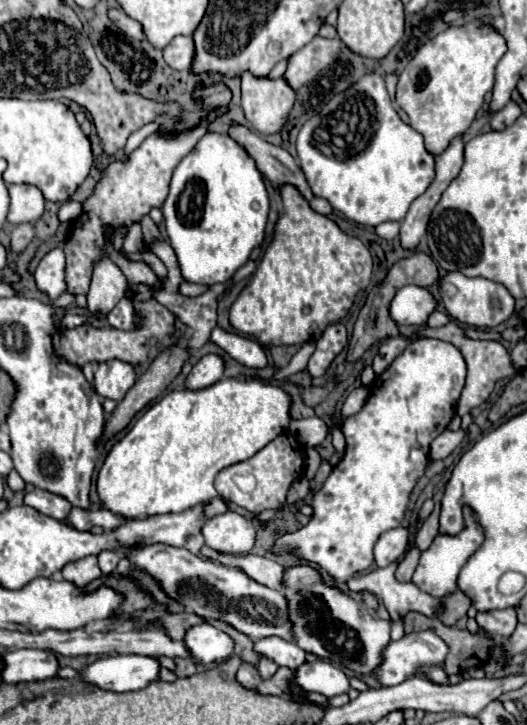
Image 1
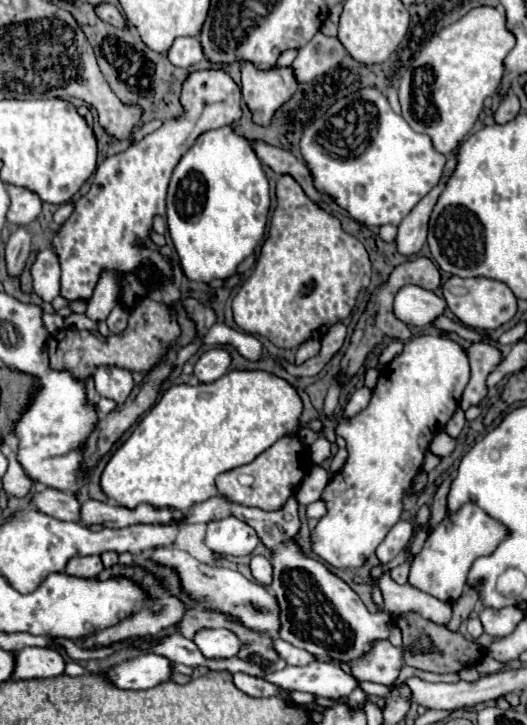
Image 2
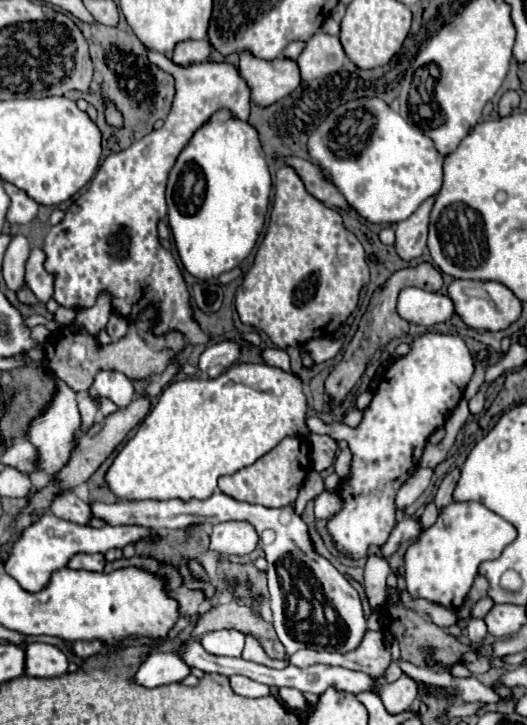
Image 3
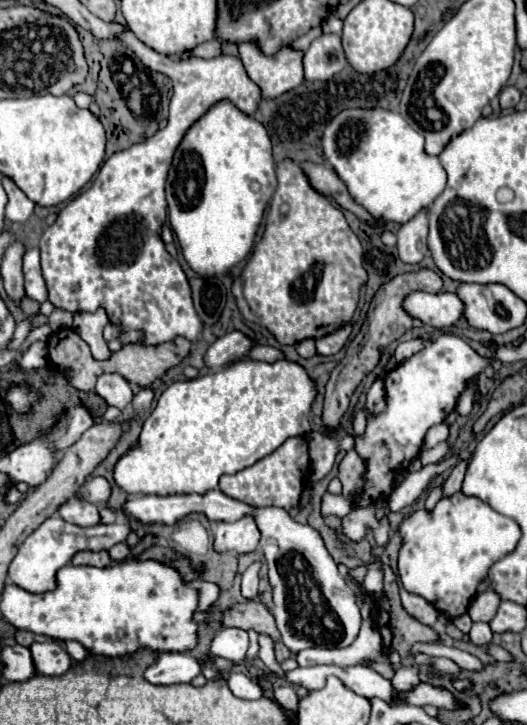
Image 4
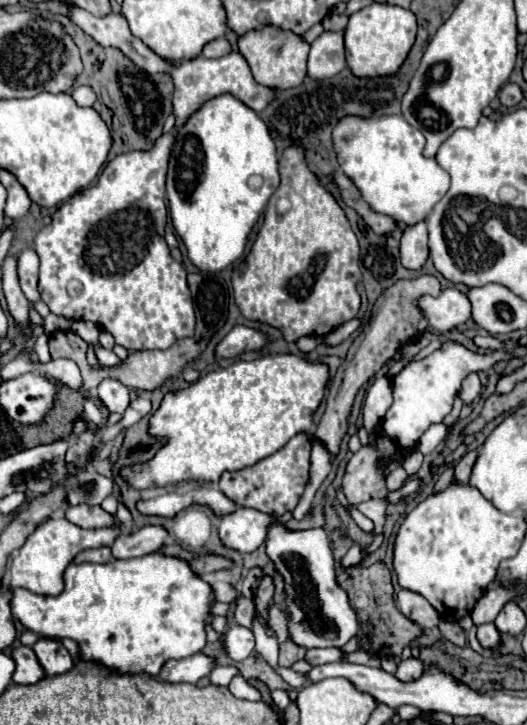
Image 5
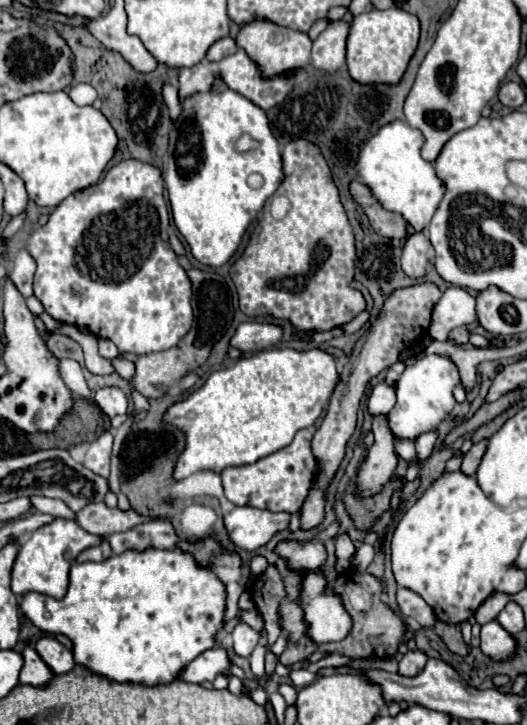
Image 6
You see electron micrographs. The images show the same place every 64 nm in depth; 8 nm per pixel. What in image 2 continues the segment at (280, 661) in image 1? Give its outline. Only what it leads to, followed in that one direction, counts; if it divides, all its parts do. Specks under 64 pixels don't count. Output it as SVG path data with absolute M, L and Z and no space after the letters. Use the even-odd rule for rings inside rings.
M272 636L272 648L276 650L278 658L282 658L290 666L304 666L304 664L308 664L308 662L314 660L312 654L304 652L302 648L296 648L296 646L288 644L286 640L280 640L278 636Z

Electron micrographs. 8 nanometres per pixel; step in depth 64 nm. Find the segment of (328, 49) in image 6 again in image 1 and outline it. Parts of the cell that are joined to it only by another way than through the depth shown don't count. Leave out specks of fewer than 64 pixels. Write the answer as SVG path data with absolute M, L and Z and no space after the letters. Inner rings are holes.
M316 36L310 44L300 48L300 52L288 58L284 80L292 90L298 90L304 84L312 82L316 74L328 64L332 64L338 56L340 56L340 42L336 38L328 40Z

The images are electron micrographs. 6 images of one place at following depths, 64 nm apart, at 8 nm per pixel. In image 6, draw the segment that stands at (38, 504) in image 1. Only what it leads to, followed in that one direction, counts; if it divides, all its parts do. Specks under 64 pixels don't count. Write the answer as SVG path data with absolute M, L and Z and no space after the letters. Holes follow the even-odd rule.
M104 502L88 504L80 512L74 512L74 514L76 514L78 526L100 536L110 536L114 532L126 532L132 526L148 520L148 518L138 516L134 510L122 512L118 508L108 508Z

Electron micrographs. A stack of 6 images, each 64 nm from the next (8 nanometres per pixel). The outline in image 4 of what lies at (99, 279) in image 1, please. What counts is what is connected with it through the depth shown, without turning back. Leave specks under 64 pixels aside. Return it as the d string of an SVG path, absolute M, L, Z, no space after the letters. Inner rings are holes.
M98 308L96 312L78 312L74 314L74 328L76 332L88 342L92 356L98 360L110 358L110 350L106 346L106 340L102 338L102 330L108 324L108 316L104 308Z

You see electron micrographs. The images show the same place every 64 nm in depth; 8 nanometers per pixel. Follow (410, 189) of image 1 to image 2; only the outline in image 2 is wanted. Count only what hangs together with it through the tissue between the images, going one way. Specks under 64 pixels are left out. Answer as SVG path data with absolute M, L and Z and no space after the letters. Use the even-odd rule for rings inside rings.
M360 88L336 100L322 118L314 120L300 138L300 152L318 192L324 192L356 222L364 226L400 224L400 220L424 198L440 180L446 156L432 148L426 134L414 132L408 122L394 114L388 98L378 88Z

